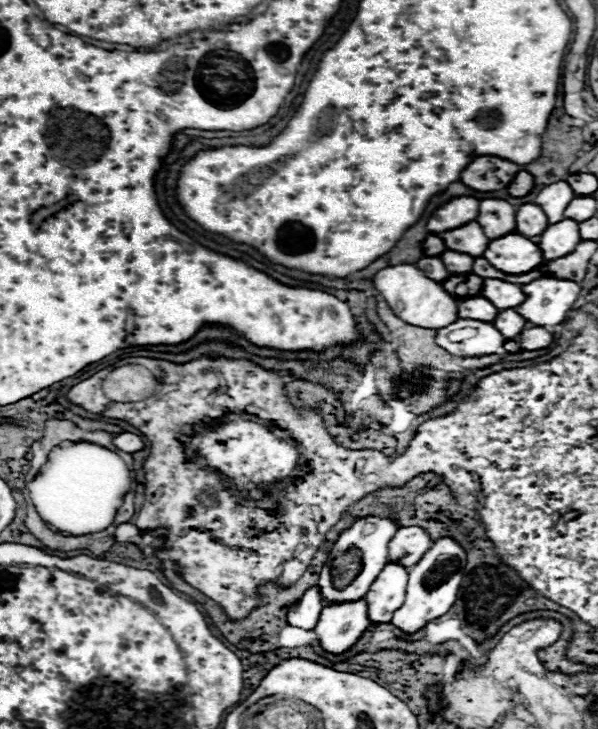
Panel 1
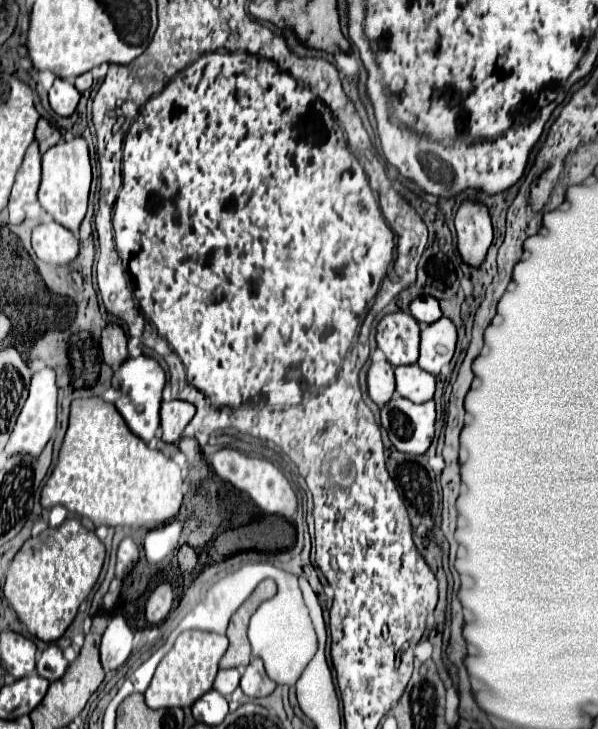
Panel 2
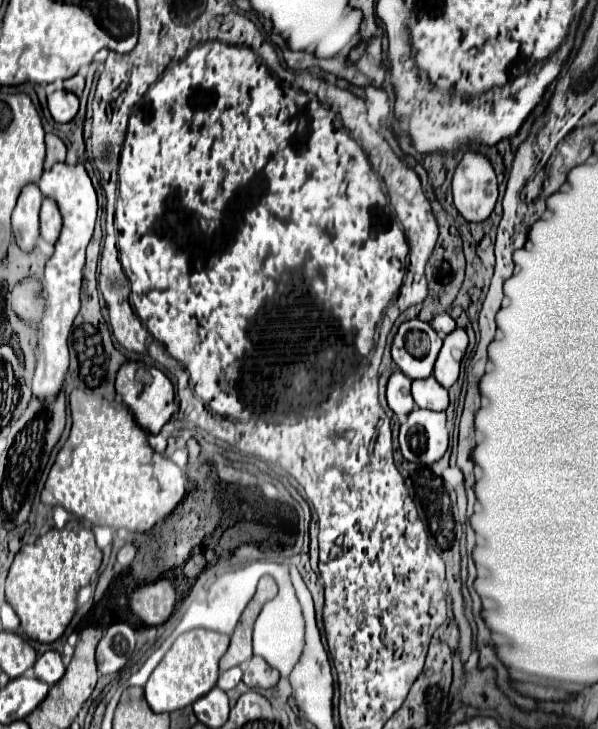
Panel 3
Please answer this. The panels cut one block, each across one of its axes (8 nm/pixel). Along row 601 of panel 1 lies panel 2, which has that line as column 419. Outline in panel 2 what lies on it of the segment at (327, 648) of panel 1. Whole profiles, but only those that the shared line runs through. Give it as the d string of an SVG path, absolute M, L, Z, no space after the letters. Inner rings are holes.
M440 318L438 322L422 328L420 334L420 358L418 366L426 372L438 376L442 366L450 364L456 348L456 326L448 318Z

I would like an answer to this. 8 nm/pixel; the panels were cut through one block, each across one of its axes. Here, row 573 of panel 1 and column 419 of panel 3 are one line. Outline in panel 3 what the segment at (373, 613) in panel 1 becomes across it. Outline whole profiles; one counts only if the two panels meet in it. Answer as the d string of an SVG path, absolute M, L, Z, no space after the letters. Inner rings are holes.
M436 378L426 380L414 380L412 382L412 396L418 408L428 408L434 412L444 412L450 404L448 390L442 388Z

